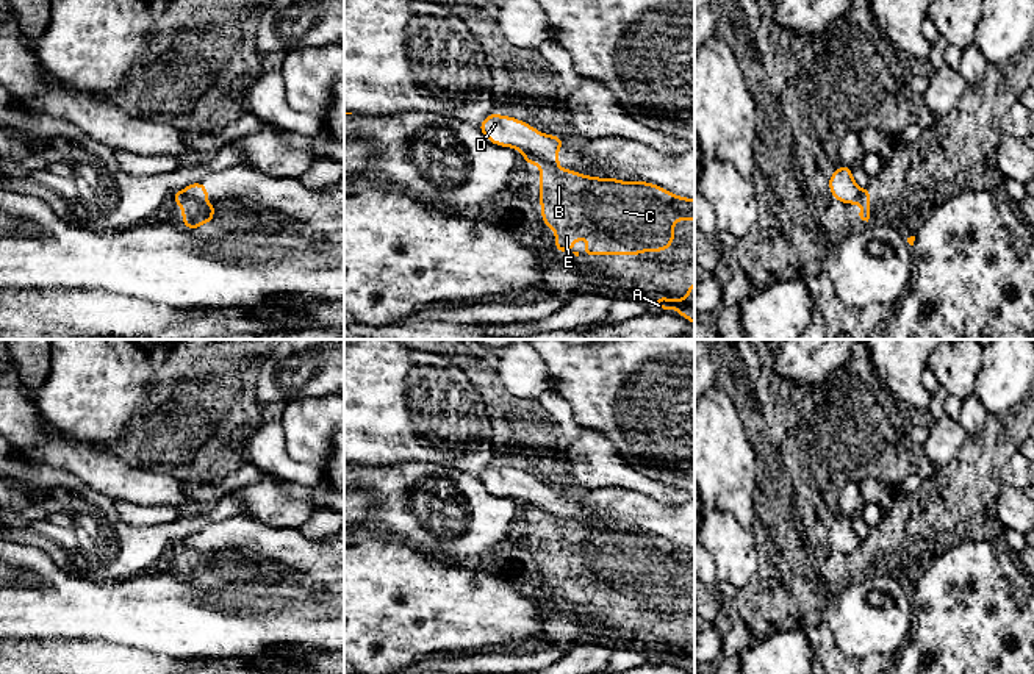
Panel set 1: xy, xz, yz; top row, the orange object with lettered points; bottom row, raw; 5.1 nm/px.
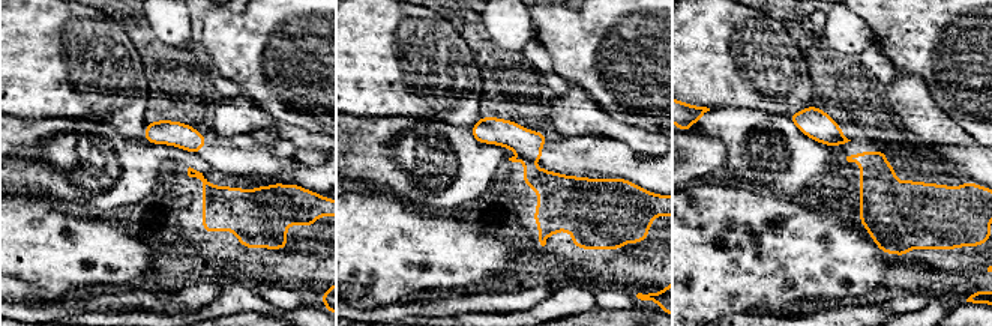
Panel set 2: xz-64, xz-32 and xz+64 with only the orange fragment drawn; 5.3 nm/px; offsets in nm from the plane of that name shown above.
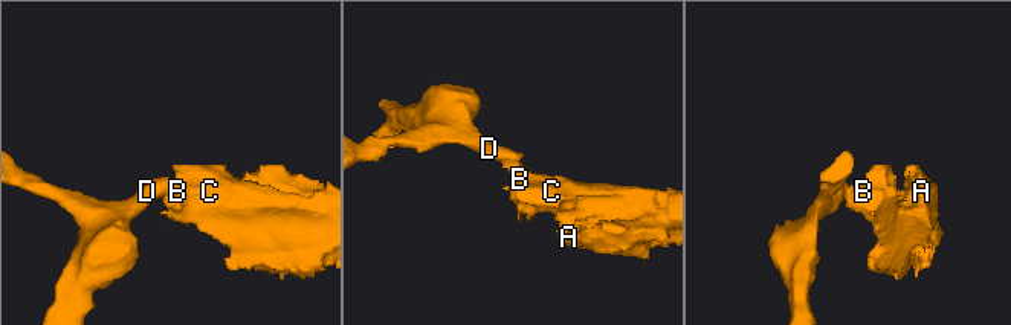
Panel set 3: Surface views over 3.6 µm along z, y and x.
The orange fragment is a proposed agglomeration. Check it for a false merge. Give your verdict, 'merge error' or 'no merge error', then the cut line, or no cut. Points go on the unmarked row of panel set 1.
merge error | xz (524, 502), (557, 515)

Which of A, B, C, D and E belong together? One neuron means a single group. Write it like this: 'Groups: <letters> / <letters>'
Groups: A B C E / D

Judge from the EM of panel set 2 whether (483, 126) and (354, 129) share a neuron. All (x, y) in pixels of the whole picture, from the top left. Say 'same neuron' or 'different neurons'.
different neurons

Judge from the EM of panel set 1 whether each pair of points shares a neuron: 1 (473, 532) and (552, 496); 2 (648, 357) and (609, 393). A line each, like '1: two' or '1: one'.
1: two
2: one

